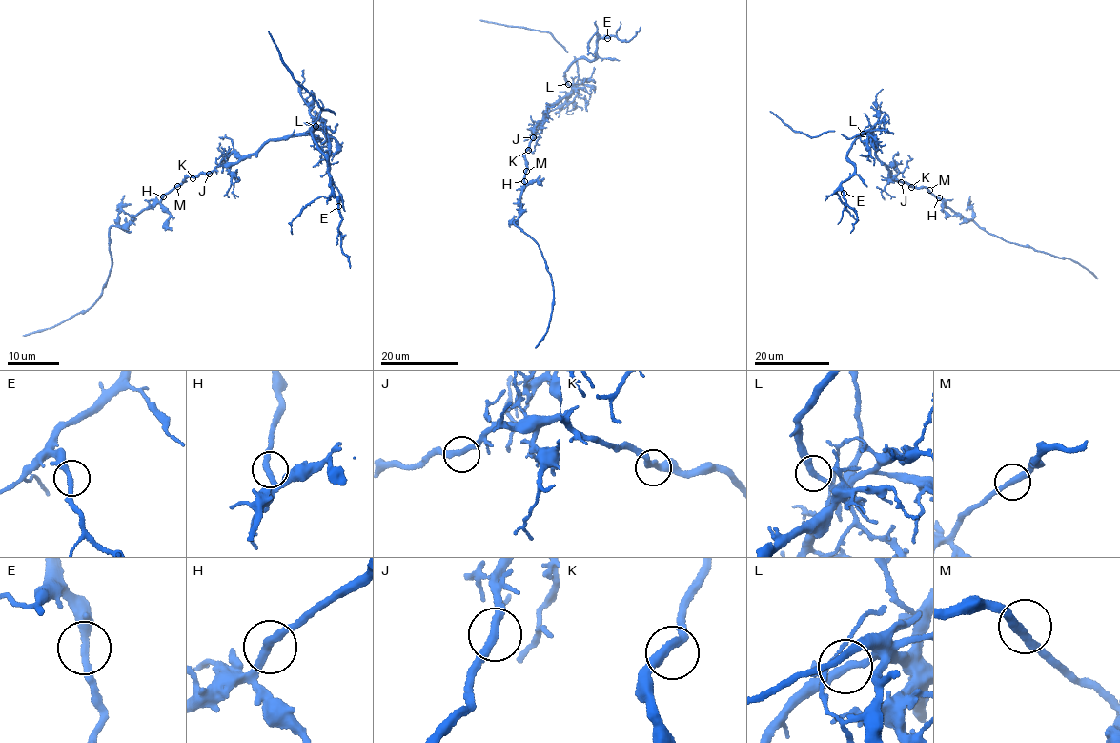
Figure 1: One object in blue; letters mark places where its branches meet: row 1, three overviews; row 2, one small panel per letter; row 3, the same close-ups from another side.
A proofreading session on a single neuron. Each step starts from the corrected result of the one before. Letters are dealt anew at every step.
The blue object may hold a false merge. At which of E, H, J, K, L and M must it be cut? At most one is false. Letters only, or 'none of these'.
L

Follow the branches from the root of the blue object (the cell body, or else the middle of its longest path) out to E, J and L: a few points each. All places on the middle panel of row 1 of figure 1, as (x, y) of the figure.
E: (526, 149), (547, 108), (571, 92), (565, 74), (570, 64), (594, 59), (598, 40), (607, 38)
J: (526, 149), (533, 137)
L: (526, 149), (534, 127), (542, 119), (547, 108), (571, 92), (567, 84)

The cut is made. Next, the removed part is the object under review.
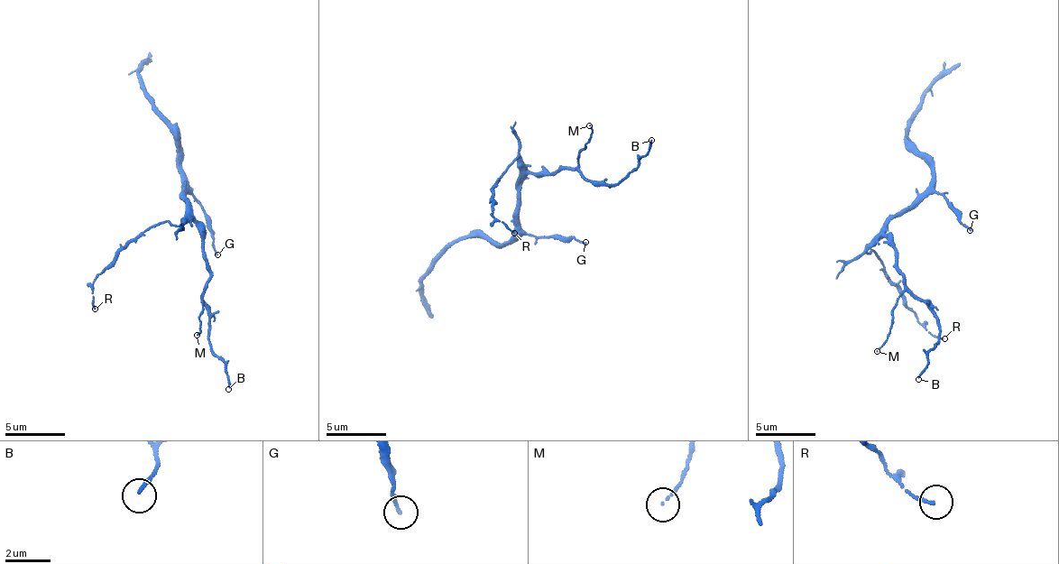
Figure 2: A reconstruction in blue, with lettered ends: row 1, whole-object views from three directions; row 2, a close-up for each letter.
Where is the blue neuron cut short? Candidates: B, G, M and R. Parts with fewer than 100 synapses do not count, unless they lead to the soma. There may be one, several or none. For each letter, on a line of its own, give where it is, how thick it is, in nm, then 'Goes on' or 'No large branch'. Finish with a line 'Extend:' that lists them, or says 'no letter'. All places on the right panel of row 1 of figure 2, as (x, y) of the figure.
B: Place: (918, 379). Thickness 140 nm. No large branch
G: Place: (970, 230). Thickness 140 nm. No large branch
M: Place: (877, 351). Thickness 90 nm. No large branch
R: Place: (944, 338). Thickness 130 nm. No large branch
Extend: no letter

